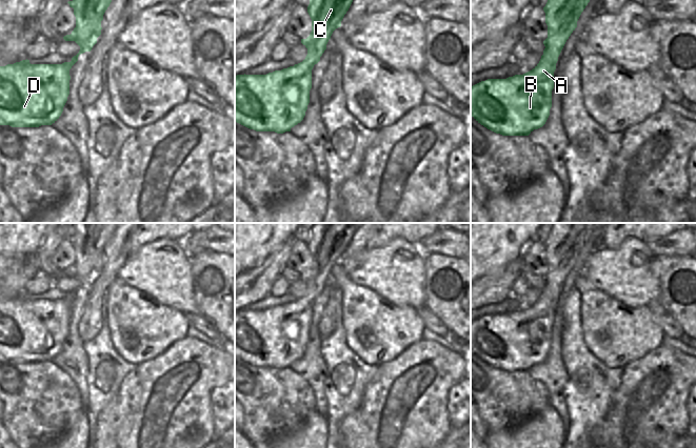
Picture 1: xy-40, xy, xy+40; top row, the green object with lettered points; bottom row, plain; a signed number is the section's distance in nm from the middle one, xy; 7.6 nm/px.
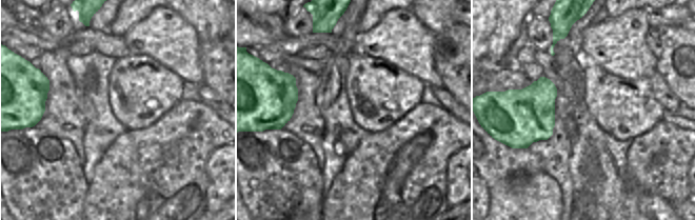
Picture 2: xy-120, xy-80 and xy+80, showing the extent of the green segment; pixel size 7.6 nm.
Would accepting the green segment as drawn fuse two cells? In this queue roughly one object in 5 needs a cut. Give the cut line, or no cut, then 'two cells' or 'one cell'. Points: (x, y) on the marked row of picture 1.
no cut | one cell

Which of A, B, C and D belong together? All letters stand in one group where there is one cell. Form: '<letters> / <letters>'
A B C D

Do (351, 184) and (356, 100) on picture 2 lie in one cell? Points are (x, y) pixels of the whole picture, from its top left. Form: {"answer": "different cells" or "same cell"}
{"answer": "different cells"}

